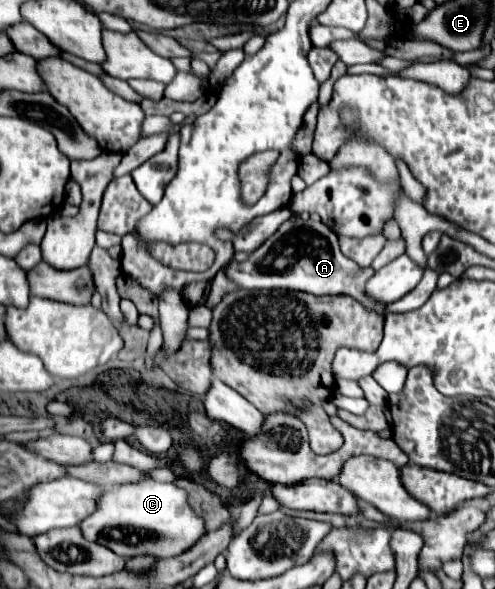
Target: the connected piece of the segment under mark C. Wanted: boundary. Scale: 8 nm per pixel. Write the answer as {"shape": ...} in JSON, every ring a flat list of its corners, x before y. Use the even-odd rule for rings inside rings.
{"shape":[[155,480,105,490,97,510,93,510,89,518,83,518,77,528,85,538,91,538,91,542,101,542,123,558,141,554,151,554,155,558,179,556,205,534,205,522,189,508,187,494,173,484]]}

